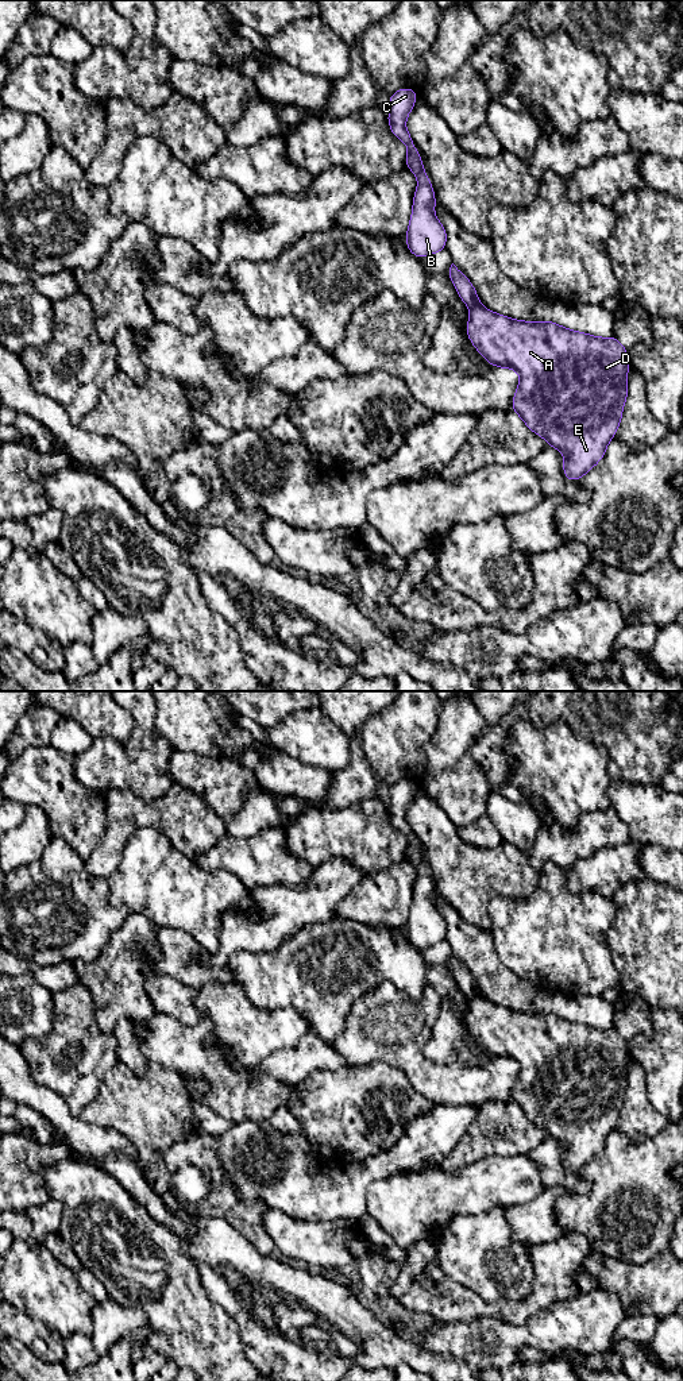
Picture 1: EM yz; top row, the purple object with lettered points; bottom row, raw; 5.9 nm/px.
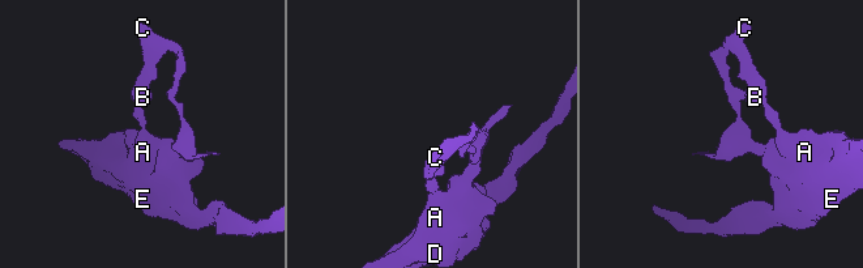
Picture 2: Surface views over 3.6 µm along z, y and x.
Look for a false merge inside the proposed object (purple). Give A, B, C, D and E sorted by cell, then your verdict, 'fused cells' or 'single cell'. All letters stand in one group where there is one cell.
A D E / B C | fused cells

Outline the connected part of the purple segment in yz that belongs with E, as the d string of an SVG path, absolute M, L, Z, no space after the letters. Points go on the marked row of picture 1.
M482 305L470 309L466 332L491 366L520 374L512 412L564 455L568 481L579 481L599 463L617 433L628 397L628 350L616 337L597 337L553 321L514 320Z

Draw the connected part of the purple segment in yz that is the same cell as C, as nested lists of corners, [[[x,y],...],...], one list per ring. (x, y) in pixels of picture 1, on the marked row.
[[[402,88],[389,97],[389,127],[395,138],[408,146],[405,166],[417,177],[417,189],[413,197],[412,217],[405,236],[409,251],[424,258],[445,250],[447,232],[437,220],[433,208],[437,204],[429,177],[425,174],[421,157],[405,127],[408,115],[417,99],[413,89]]]

